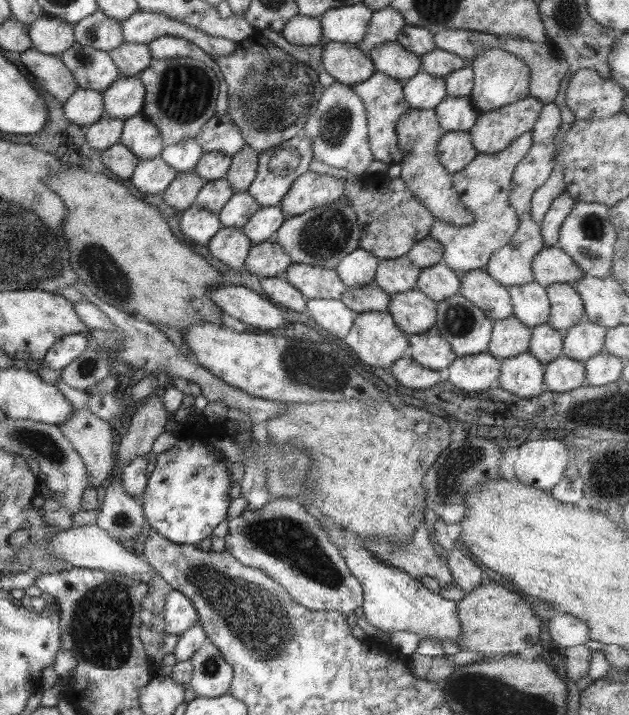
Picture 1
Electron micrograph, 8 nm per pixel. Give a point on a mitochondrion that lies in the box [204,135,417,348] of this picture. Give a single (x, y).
(326, 235)

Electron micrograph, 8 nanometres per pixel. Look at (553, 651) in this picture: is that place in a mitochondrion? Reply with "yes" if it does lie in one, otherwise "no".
no

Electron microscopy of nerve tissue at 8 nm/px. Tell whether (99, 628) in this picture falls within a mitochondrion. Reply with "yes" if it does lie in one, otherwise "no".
yes

